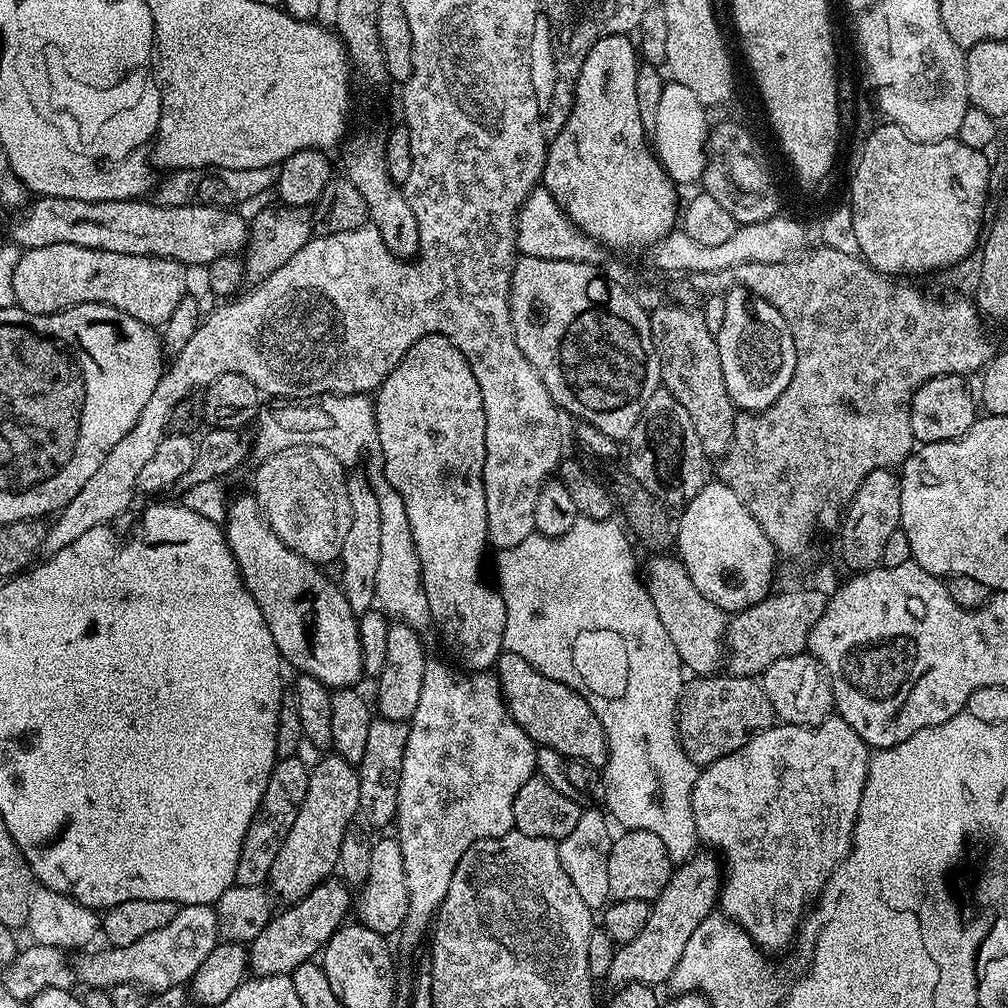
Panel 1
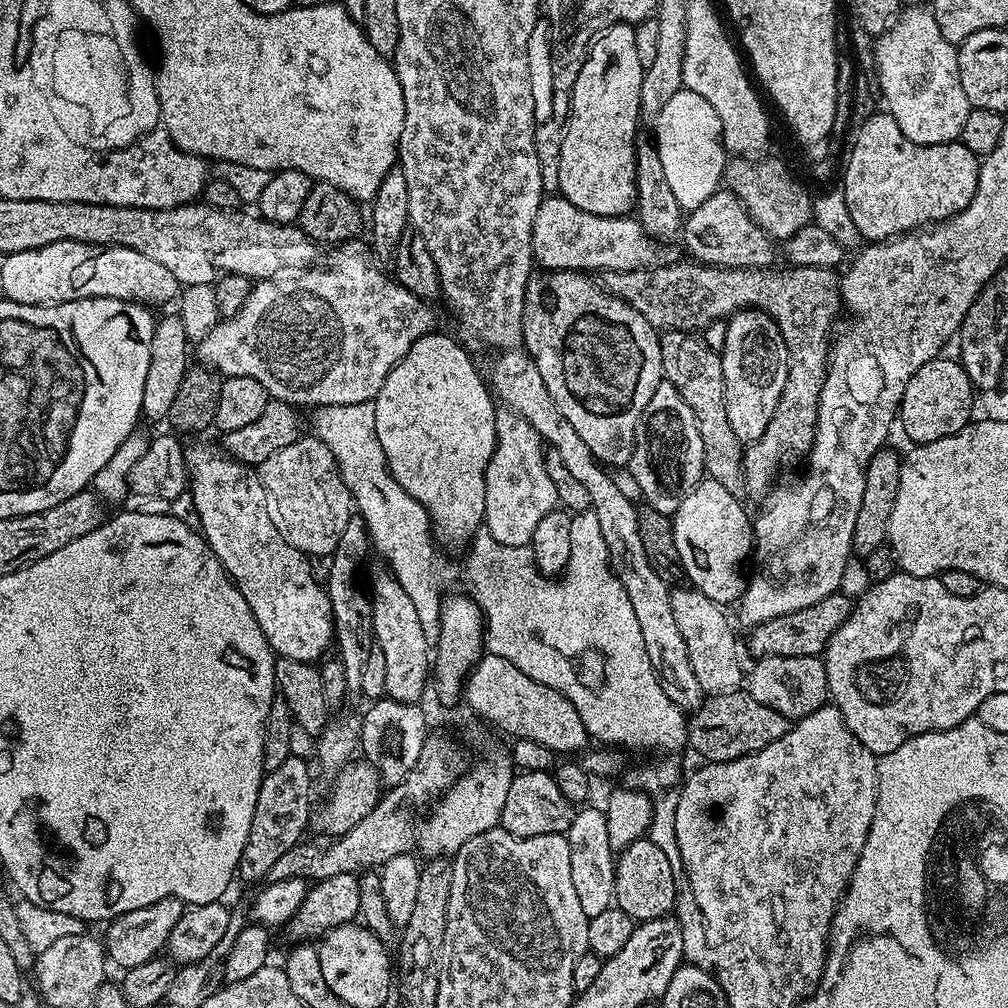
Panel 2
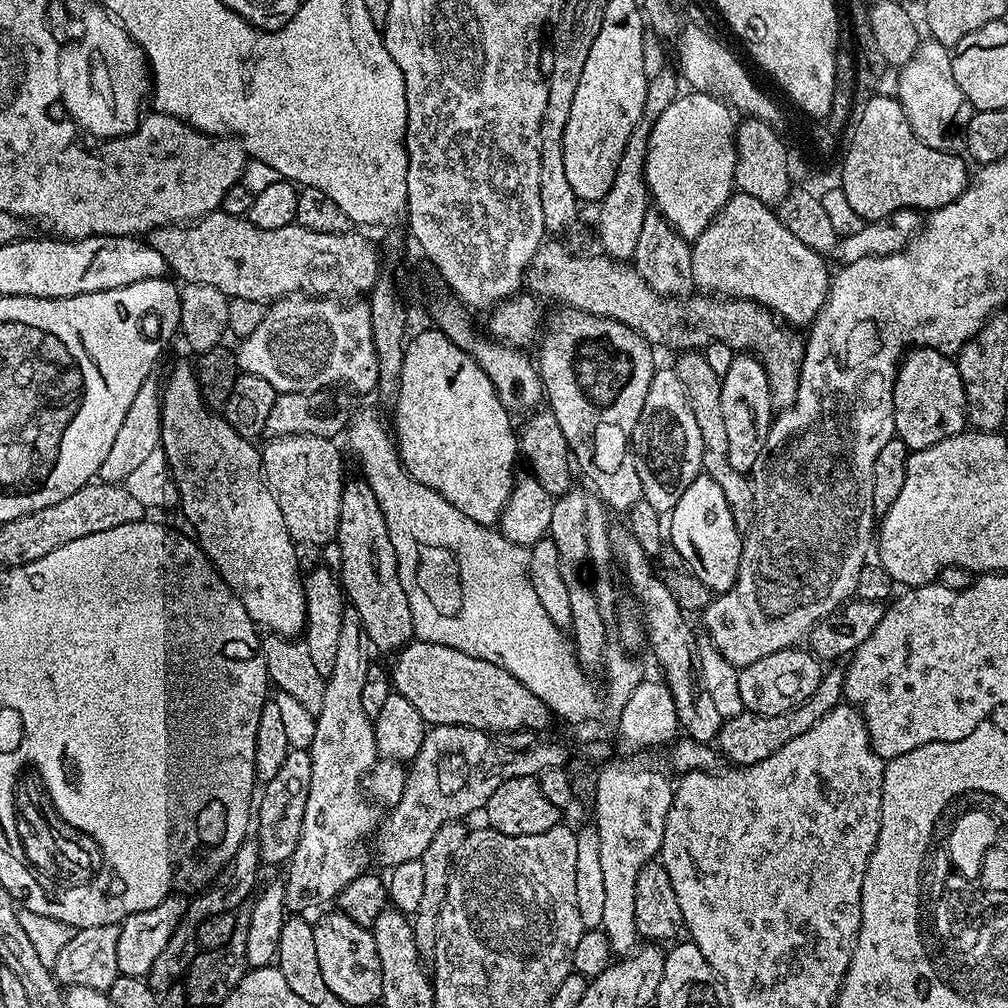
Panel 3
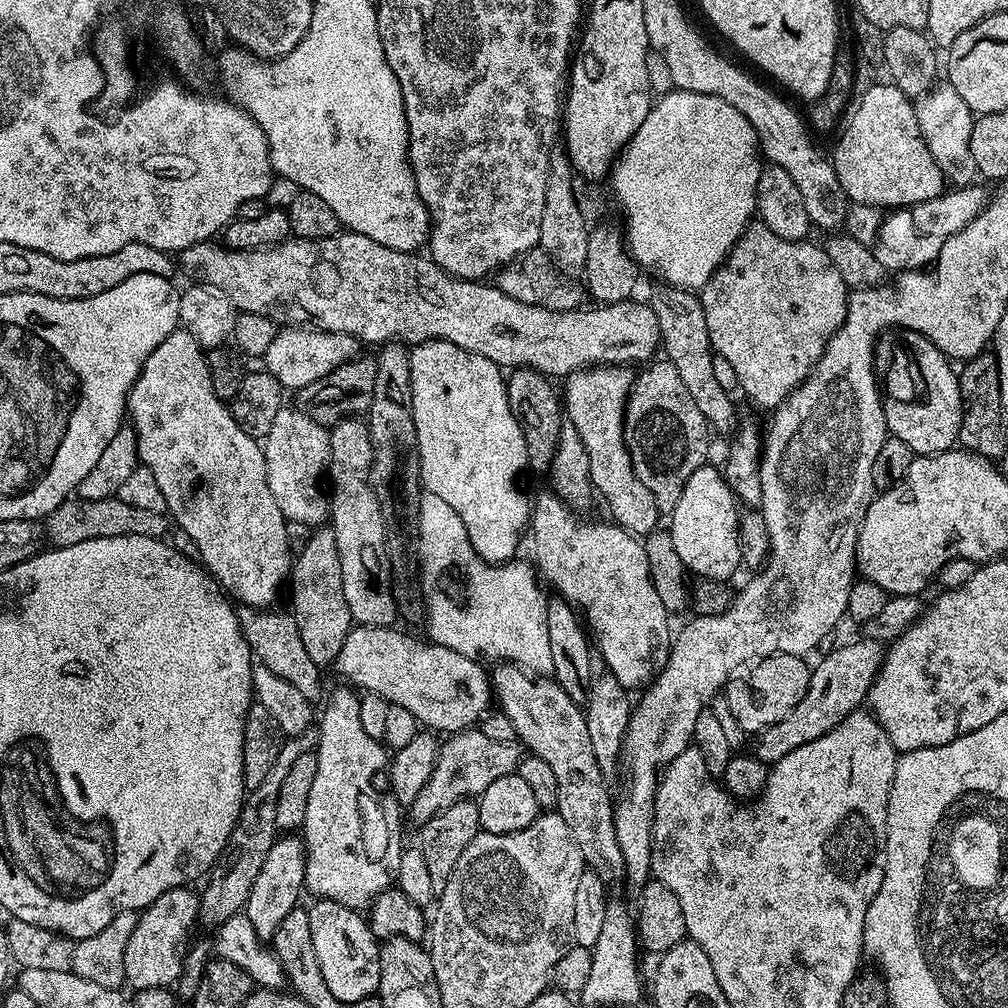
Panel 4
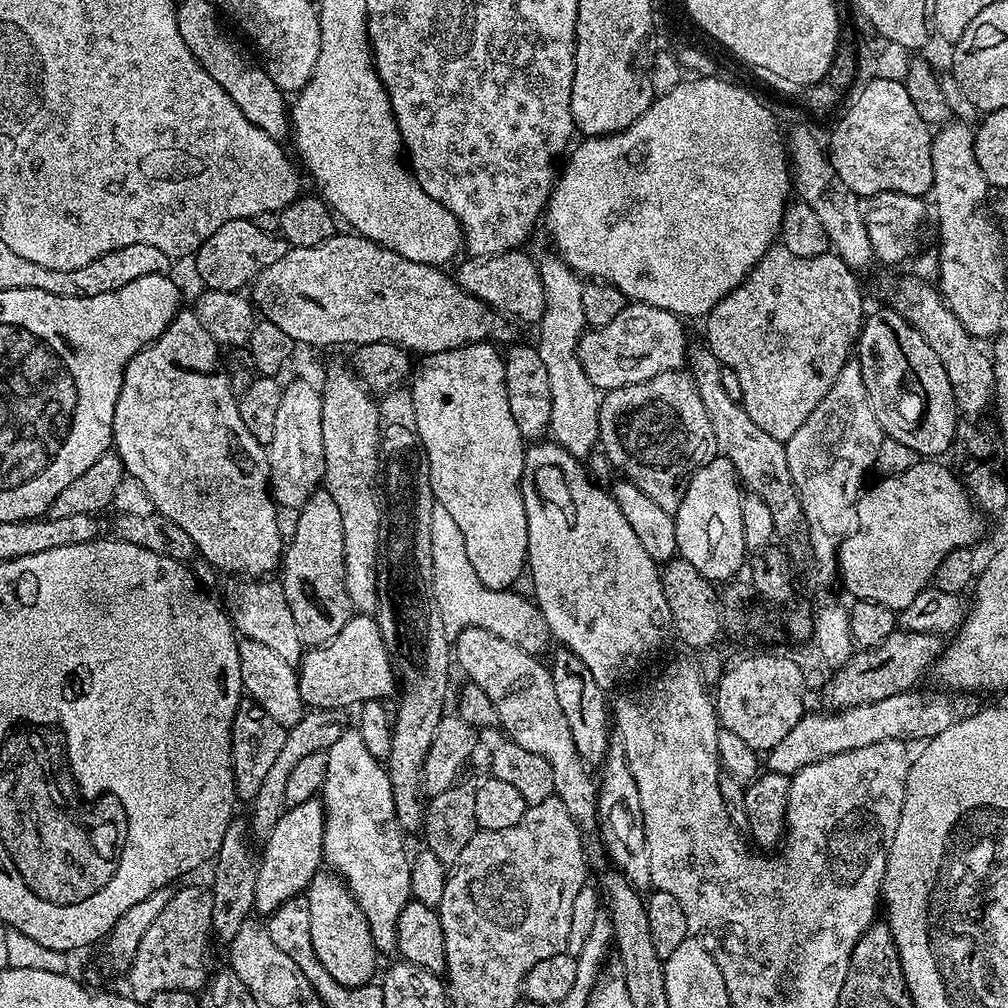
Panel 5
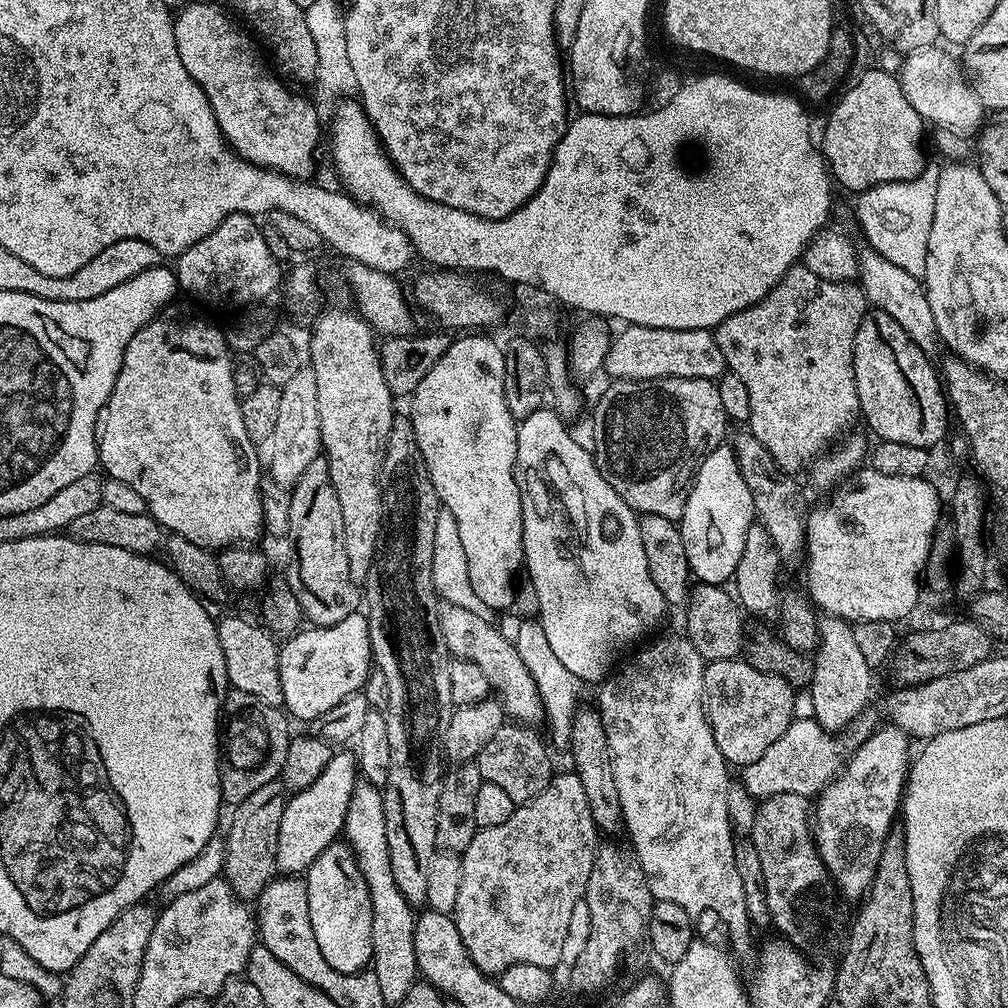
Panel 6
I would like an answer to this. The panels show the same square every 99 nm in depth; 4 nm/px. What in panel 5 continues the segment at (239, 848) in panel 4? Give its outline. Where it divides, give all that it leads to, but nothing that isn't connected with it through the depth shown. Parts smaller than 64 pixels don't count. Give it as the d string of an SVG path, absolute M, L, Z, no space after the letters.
M313 708L305 711L297 725L287 729L286 742L282 745L278 759L273 763L269 773L266 774L258 794L250 801L250 808L252 808L250 828L253 833L266 834L270 830L274 830L274 822L278 822L278 818L282 818L284 809L289 807L286 802L286 778L290 778L294 766L301 758L306 758L306 754L327 752L330 746L334 746L334 742L338 742L338 738L342 738L342 734L346 731L346 724L340 716L343 715L331 708Z

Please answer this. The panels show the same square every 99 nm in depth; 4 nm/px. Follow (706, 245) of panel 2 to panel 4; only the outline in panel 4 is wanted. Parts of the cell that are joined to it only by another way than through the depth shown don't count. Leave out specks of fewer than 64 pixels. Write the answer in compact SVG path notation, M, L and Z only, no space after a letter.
M753 222L728 251L720 269L698 292L713 353L726 358L726 362L734 366L739 391L744 391L760 408L775 410L787 400L789 394L812 373L812 367L820 360L829 338L846 318L850 288L842 274L838 274L838 266L830 262L827 251L812 243L780 238L762 222Z

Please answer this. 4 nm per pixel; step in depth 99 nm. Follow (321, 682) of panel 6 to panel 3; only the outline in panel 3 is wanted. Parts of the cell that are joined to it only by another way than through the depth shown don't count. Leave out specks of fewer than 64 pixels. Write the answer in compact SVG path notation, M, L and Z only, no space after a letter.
M413 639L404 645L399 652L395 653L396 660L390 664L390 679L395 695L407 698L422 714L425 725L433 726L437 724L453 724L454 726L474 727L478 731L489 734L499 734L510 730L522 730L531 728L541 730L554 720L553 713L514 674L510 674L502 666L494 662L482 662L482 658L470 658L462 654L462 650L454 650L450 646L442 646L434 642Z

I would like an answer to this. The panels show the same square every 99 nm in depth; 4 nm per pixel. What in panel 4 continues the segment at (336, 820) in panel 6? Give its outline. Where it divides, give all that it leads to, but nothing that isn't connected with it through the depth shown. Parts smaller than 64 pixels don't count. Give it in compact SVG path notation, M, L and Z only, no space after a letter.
M284 834L276 839L274 846L266 850L266 859L262 862L262 871L254 878L254 886L250 886L250 898L244 904L242 914L250 918L258 938L271 942L281 924L282 918L290 914L300 903L300 892L305 891L304 875L306 874L306 858L304 857L304 841L299 835Z

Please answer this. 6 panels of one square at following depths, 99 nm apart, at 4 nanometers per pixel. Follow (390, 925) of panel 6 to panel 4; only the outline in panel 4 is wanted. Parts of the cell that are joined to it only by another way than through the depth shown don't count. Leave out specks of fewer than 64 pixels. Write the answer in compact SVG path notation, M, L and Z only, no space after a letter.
M351 687L336 688L327 693L328 705L318 716L318 735L315 754L318 770L314 786L310 786L310 798L306 801L306 818L302 829L306 874L304 886L307 895L322 900L333 900L347 908L364 910L378 894L393 887L402 843L400 844L400 812L402 806L387 791L376 789L376 775L385 771L390 756L381 741L370 738L362 727L358 715L360 696Z

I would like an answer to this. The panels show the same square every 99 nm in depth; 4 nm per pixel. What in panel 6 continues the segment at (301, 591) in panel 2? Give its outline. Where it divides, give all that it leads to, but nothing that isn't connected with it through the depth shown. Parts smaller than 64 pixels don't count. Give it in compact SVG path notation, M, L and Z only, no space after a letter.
M169 306L154 317L134 338L130 338L130 346L126 346L126 354L122 358L122 370L114 382L114 390L110 394L106 411L102 416L102 427L98 432L98 464L108 471L107 475L118 482L126 482L142 498L149 516L160 523L160 527L174 536L185 536L194 542L194 546L202 546L209 550L244 546L249 542L256 542L264 532L264 518L262 516L262 498L260 497L260 456L257 445L252 443L250 434L246 434L246 426L242 422L240 409L241 397L234 390L232 377L233 353L228 347L225 333L220 332L204 316L191 312L188 308Z

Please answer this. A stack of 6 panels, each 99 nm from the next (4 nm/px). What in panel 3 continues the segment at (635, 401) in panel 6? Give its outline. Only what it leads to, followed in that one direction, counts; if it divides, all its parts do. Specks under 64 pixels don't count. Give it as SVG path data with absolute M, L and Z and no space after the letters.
M657 367L650 378L650 390L646 390L646 402L642 402L642 414L638 414L638 422L632 431L632 450L636 453L643 500L661 514L670 514L674 506L678 506L678 498L686 494L686 486L701 475L704 466L702 433L698 431L694 410L690 410L682 378L678 378L675 367Z

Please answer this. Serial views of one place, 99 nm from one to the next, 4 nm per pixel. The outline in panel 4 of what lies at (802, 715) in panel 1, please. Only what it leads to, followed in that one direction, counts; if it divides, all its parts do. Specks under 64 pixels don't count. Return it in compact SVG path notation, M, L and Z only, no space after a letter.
M790 654L767 656L728 681L726 699L745 734L755 734L769 724L777 724L781 718L790 714L790 710L794 710L794 706L798 706L798 702L802 702L802 694L806 694L810 679L809 665L804 665L804 662L801 657Z

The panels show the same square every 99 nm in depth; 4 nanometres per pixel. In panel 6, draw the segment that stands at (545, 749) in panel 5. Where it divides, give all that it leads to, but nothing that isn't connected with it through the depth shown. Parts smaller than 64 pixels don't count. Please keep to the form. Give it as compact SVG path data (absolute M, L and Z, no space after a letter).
M441 603L442 638L449 653L455 659L472 660L474 666L482 666L482 674L486 674L489 689L504 707L505 717L525 726L539 725L539 720L541 723L545 719L544 702L540 697L539 688L530 670L526 668L526 663L519 657L515 643L509 637L507 640L486 617L487 615L474 610L466 610L466 606Z

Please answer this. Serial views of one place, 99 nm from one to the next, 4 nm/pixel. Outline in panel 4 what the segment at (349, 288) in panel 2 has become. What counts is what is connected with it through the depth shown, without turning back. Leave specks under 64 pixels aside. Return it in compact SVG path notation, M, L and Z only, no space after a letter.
M284 326L268 343L268 349L262 357L263 367L286 390L299 390L326 378L338 366L352 359L358 352L358 341L354 336L341 332L325 332L315 326Z

